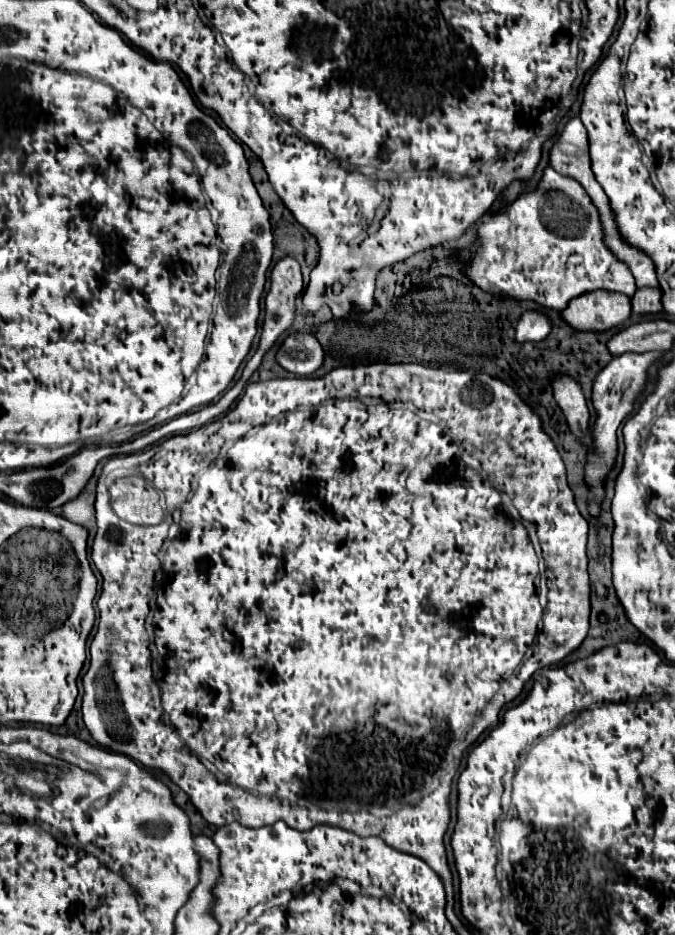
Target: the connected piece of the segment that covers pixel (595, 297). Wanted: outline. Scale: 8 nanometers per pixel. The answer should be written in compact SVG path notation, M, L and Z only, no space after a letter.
M591 291L587 295L579 295L579 299L573 299L561 313L561 319L575 331L607 331L611 327L625 323L629 315L631 299L623 299L623 295L603 295L601 291Z

